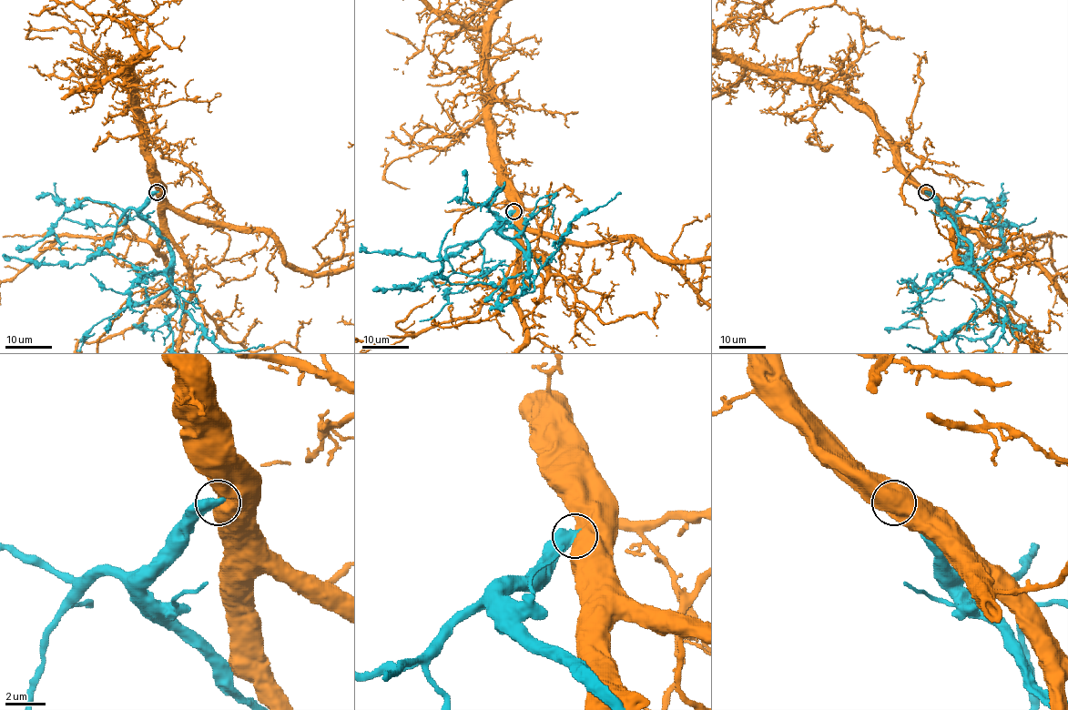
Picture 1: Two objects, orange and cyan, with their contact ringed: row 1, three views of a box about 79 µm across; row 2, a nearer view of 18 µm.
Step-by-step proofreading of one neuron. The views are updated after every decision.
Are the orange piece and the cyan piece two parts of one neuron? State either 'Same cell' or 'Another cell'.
Another cell

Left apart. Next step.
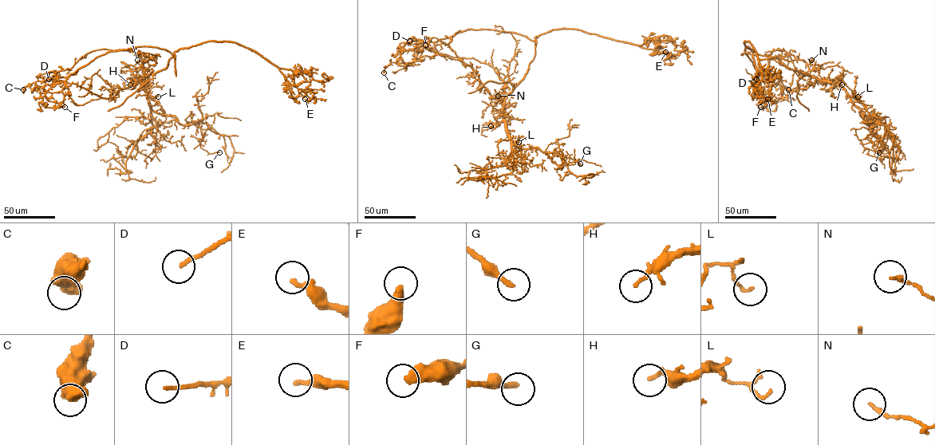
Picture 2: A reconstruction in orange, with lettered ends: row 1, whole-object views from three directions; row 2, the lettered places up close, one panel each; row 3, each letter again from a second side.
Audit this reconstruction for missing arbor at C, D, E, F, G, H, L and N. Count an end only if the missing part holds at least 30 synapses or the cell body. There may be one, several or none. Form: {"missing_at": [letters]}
{"missing_at": []}

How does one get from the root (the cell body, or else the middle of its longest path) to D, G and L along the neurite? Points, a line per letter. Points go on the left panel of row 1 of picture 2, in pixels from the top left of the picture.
D: (169, 60), (175, 57), (155, 47), (112, 50), (78, 68), (65, 84), (64, 80), (49, 79)
G: (169, 60), (143, 79), (147, 103), (181, 124), (196, 121), (200, 147), (219, 152)
L: (169, 60), (164, 68), (151, 72), (143, 79), (146, 95), (155, 100), (155, 96), (158, 96)

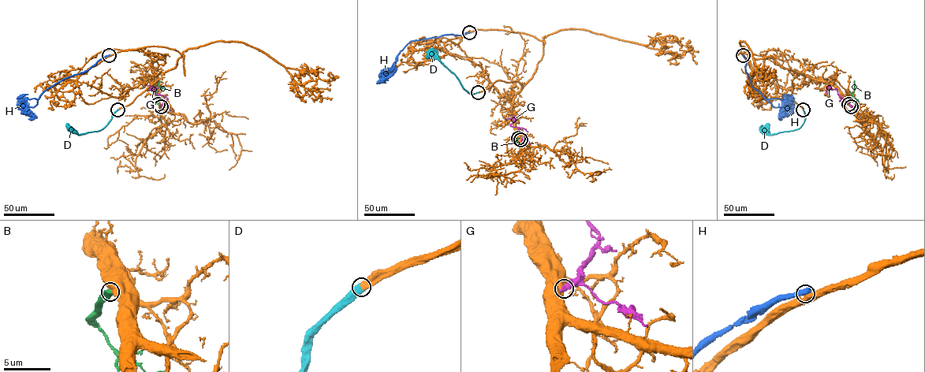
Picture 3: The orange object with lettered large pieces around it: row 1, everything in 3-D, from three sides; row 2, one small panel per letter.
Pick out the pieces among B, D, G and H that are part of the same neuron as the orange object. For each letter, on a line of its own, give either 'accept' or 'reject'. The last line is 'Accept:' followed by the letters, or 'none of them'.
B: reject
D: accept
G: reject
H: reject
Accept: D

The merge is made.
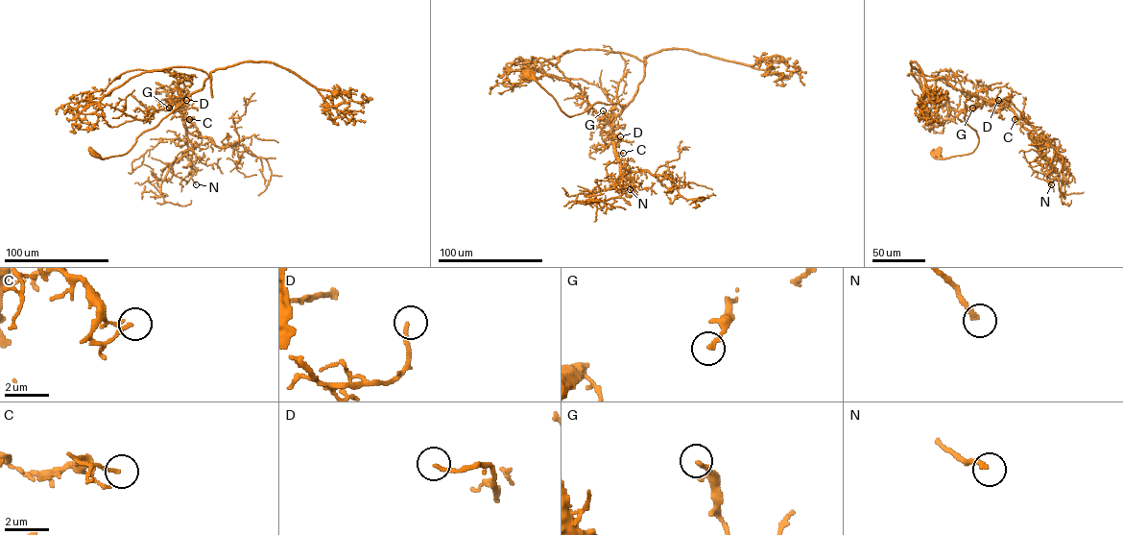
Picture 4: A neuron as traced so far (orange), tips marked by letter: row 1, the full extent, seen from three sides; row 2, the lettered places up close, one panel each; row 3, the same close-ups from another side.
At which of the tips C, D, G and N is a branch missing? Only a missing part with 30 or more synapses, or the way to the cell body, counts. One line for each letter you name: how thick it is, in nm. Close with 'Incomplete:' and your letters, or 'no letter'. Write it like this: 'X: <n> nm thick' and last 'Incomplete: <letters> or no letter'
N: 180 nm thick
Incomplete: N

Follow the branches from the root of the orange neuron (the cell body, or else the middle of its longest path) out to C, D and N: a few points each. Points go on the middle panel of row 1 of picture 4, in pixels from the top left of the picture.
C: (528, 76), (569, 117), (596, 103), (621, 105), (613, 125), (613, 149), (623, 153)
D: (528, 76), (569, 117), (596, 103), (621, 105), (613, 125), (614, 136), (620, 136)
N: (528, 76), (569, 117), (596, 103), (621, 106), (613, 125), (613, 149), (630, 189)

